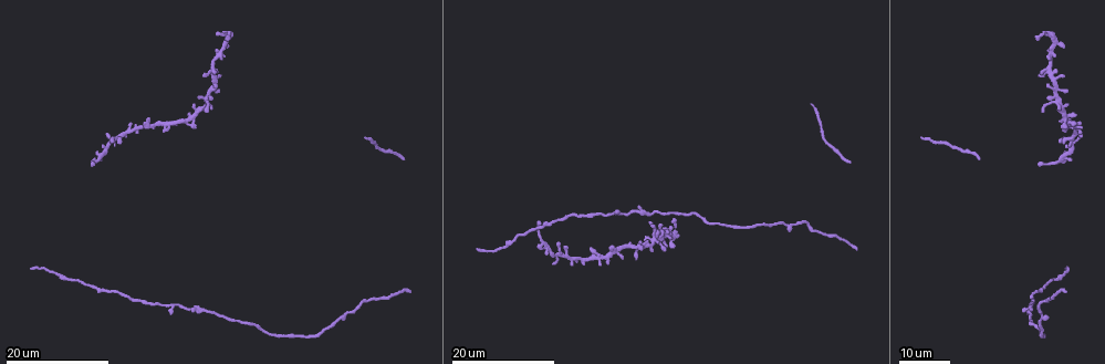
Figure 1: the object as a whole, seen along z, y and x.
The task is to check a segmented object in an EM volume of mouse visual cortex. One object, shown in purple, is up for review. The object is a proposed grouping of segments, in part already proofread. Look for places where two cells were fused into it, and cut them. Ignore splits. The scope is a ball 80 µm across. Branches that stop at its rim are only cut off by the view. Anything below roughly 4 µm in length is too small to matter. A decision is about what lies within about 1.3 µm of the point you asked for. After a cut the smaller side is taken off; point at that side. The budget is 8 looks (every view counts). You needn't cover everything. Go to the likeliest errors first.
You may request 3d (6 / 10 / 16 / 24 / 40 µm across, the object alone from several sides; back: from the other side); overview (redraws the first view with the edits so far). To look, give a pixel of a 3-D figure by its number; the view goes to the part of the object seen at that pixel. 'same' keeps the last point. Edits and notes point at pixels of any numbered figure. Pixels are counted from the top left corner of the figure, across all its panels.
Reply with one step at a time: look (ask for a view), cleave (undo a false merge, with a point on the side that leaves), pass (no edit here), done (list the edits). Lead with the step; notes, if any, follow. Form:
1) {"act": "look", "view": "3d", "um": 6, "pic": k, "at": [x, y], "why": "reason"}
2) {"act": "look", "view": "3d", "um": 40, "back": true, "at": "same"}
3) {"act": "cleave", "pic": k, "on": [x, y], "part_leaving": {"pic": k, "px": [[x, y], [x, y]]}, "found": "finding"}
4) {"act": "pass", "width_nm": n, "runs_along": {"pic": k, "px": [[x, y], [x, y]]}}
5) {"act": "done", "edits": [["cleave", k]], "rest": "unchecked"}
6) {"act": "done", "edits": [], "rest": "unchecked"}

{"act": "look", "view": "3d", "um": 24, "pic": 1, "at": [499, 248]}

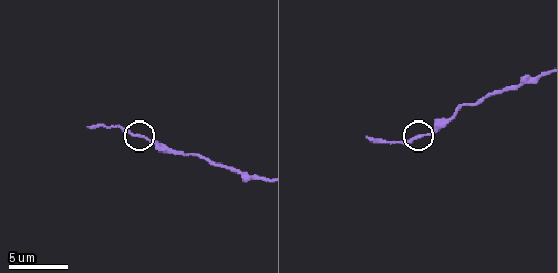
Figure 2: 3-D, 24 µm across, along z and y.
{"act": "look", "view": "3d", "um": 10, "pic": 2, "at": [143, 135]}

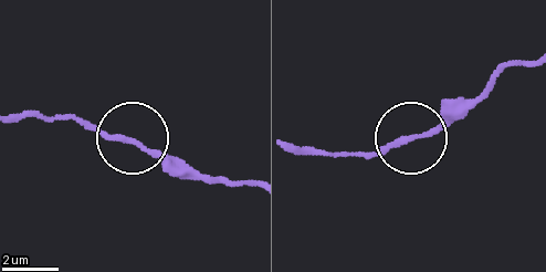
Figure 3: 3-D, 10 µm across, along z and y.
{"act": "pass", "side_arm_um": 6, "runs_along": {"pic": 3, "px": [[253, 187], [175, 170], [133, 139], [42, 116]]}, "found": "one cell here"}

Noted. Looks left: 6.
{"act": "look", "view": "3d", "um": 24, "pic": 1, "at": [168, 303], "why": "branch point"}

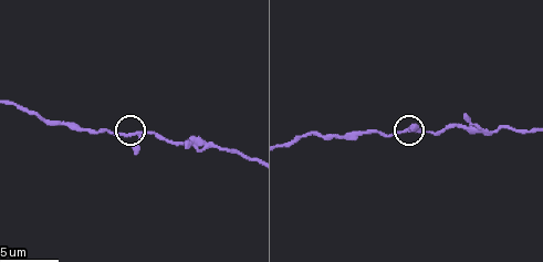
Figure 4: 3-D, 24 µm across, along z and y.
{"act": "look", "view": "3d", "um": 10, "pic": 4, "at": [134, 133]}

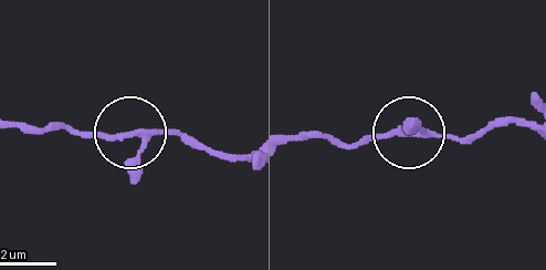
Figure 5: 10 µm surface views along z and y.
{"act": "pass", "width_nm": 190, "runs_along": {"pic": 5, "px": [[134, 135], [53, 127]]}, "found": "all the same cell"}

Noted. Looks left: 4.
{"act": "look", "view": "3d", "um": 16, "pic": 1, "at": [1057, 161], "why": "sudden change in width"}

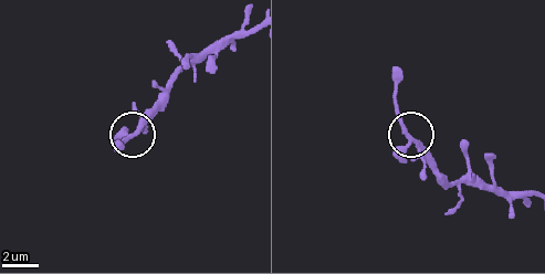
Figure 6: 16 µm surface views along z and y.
{"act": "look", "view": "3d", "um": 10, "pic": 6, "at": [134, 133]}

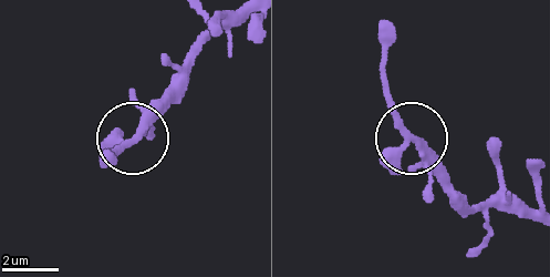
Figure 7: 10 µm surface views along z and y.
{"act": "look", "view": "3d", "um": 6, "pic": 7, "at": [411, 136]}

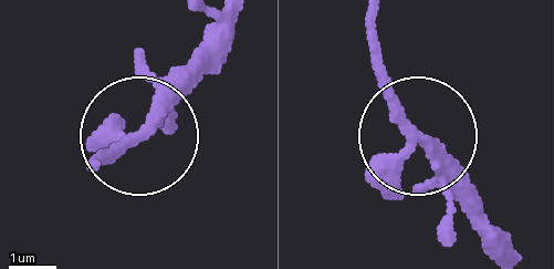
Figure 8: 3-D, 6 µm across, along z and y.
{"act": "pass", "width_nm": 260, "found": "continuous, no second cell"}

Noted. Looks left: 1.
{"act": "done", "edits": [], "rest": "unchecked"}

